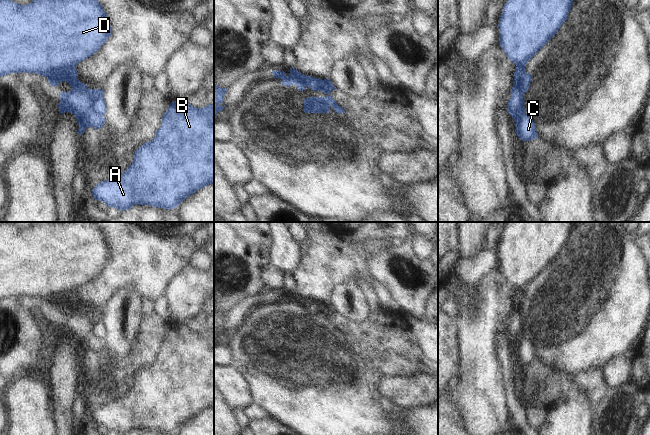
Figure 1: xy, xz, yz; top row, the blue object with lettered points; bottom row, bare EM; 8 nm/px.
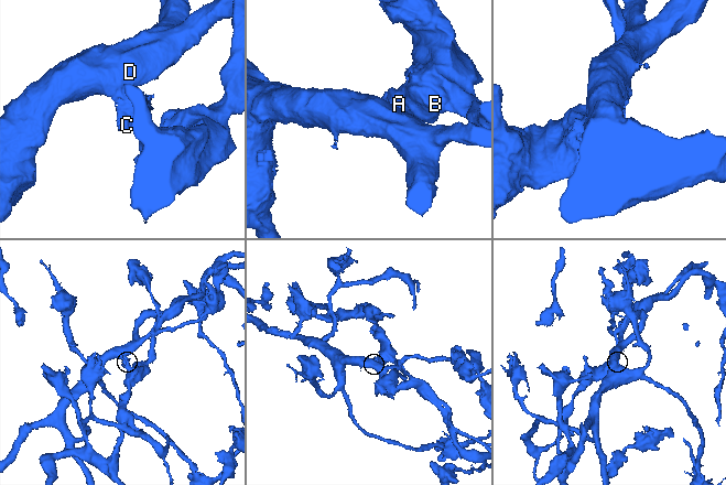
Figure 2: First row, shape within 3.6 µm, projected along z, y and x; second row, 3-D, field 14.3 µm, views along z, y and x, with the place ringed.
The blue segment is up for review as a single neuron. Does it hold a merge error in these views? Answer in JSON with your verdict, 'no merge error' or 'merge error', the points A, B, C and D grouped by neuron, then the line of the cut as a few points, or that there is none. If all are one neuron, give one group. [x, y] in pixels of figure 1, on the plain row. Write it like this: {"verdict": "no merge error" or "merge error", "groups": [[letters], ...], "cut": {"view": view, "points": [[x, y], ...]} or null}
{"verdict": "merge error", "groups": [["A", "B", "D"], ["C"]], "cut": {"view": "yz", "points": [[527, 297], [520, 298], [514, 304]]}}

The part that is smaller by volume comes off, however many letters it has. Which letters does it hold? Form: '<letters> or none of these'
C

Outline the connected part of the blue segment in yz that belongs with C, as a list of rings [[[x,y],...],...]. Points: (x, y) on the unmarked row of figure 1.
[[[531,298],[520,299],[513,306],[511,322],[507,325],[507,335],[516,346],[516,358],[522,365],[530,365],[538,362],[535,347],[525,337],[523,318],[530,311]]]

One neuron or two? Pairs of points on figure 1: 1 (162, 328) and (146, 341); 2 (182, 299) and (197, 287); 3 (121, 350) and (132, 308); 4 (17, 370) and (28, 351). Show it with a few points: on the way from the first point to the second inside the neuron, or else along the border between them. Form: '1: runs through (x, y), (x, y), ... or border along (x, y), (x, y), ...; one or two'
1: runs through (158, 329), (150, 337); one
2: runs through (186, 295), (193, 288); one
3: runs through (121, 340), (127, 331), (128, 318); one
4: runs through (17, 365), (17, 362), (23, 356); one

